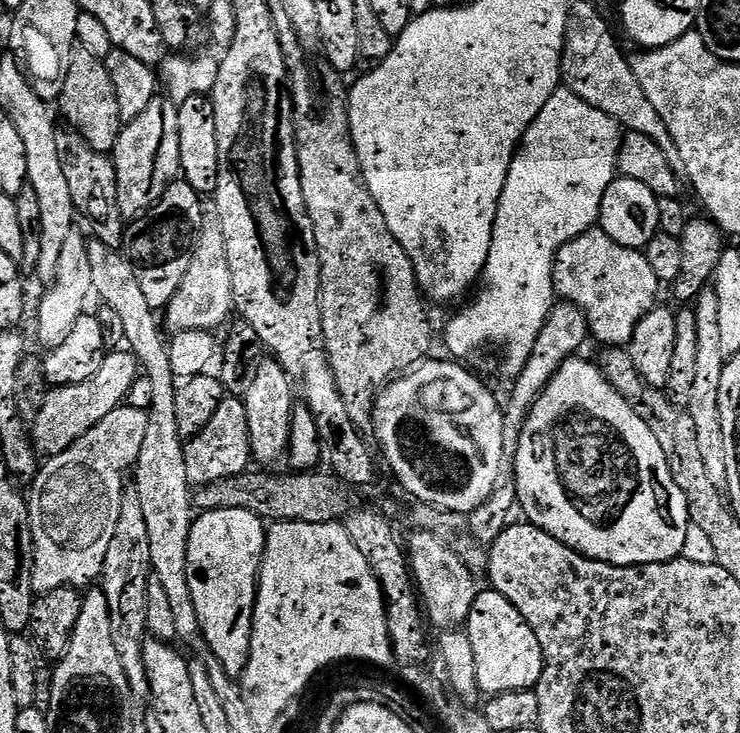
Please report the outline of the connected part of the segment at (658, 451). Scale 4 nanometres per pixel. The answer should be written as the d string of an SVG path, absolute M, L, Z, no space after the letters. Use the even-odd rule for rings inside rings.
M570 359L558 369L552 381L546 386L544 393L538 398L538 402L534 402L526 422L520 428L518 450L514 454L514 460L516 460L514 483L519 511L524 511L523 519L527 523L546 530L546 534L558 538L558 542L570 546L575 552L589 556L591 560L601 560L607 564L617 564L618 566L675 560L683 553L686 534L690 527L686 494L682 494L678 482L674 482L668 459L654 430L650 430L648 423L633 410L630 401L612 385L599 363L591 364L588 360L580 359Z

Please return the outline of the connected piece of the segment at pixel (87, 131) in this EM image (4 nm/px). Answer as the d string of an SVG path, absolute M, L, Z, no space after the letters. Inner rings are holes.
M82 47L72 49L70 74L66 74L66 86L58 101L60 112L64 115L63 123L73 132L82 134L94 150L105 154L111 153L118 142L122 121L118 114L118 94L114 94L114 82L110 82L110 70L106 70L101 57L90 54Z

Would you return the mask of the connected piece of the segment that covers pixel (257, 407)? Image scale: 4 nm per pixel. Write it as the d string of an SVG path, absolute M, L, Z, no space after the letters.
M265 358L258 366L258 374L250 390L242 397L246 406L246 424L250 426L250 446L252 459L260 466L276 466L280 459L285 459L289 451L288 443L292 433L292 413L298 400L292 397L294 381L286 369L275 358Z

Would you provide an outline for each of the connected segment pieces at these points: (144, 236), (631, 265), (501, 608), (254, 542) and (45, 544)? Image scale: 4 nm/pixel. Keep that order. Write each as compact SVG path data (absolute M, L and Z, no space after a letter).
M180 178L164 191L160 201L150 209L148 215L127 225L122 251L134 266L134 274L138 274L142 294L152 308L167 309L168 303L182 286L182 278L186 278L186 270L190 270L190 262L194 262L206 211L205 205L200 203L200 193L195 192Z
M593 226L560 248L554 262L554 286L567 303L581 308L588 319L593 341L603 346L626 346L634 330L652 308L662 291L658 274L639 248L618 246L610 234Z
M491 590L477 591L476 601L468 615L466 631L474 649L474 662L478 665L478 684L481 693L496 696L500 692L535 689L542 678L544 655L534 630L518 614L518 610L502 594Z
M250 510L200 512L192 521L188 572L194 608L210 650L233 678L248 665L256 585L267 541L265 521Z
M121 406L116 408L94 430L82 434L74 446L62 454L47 457L40 465L40 473L30 485L27 493L28 517L32 527L34 546L34 590L36 593L49 592L59 588L84 590L101 579L106 550L114 542L114 530L118 527L118 517L122 515L122 502L126 485L124 471L135 469L136 460L146 438L148 414L137 408Z

